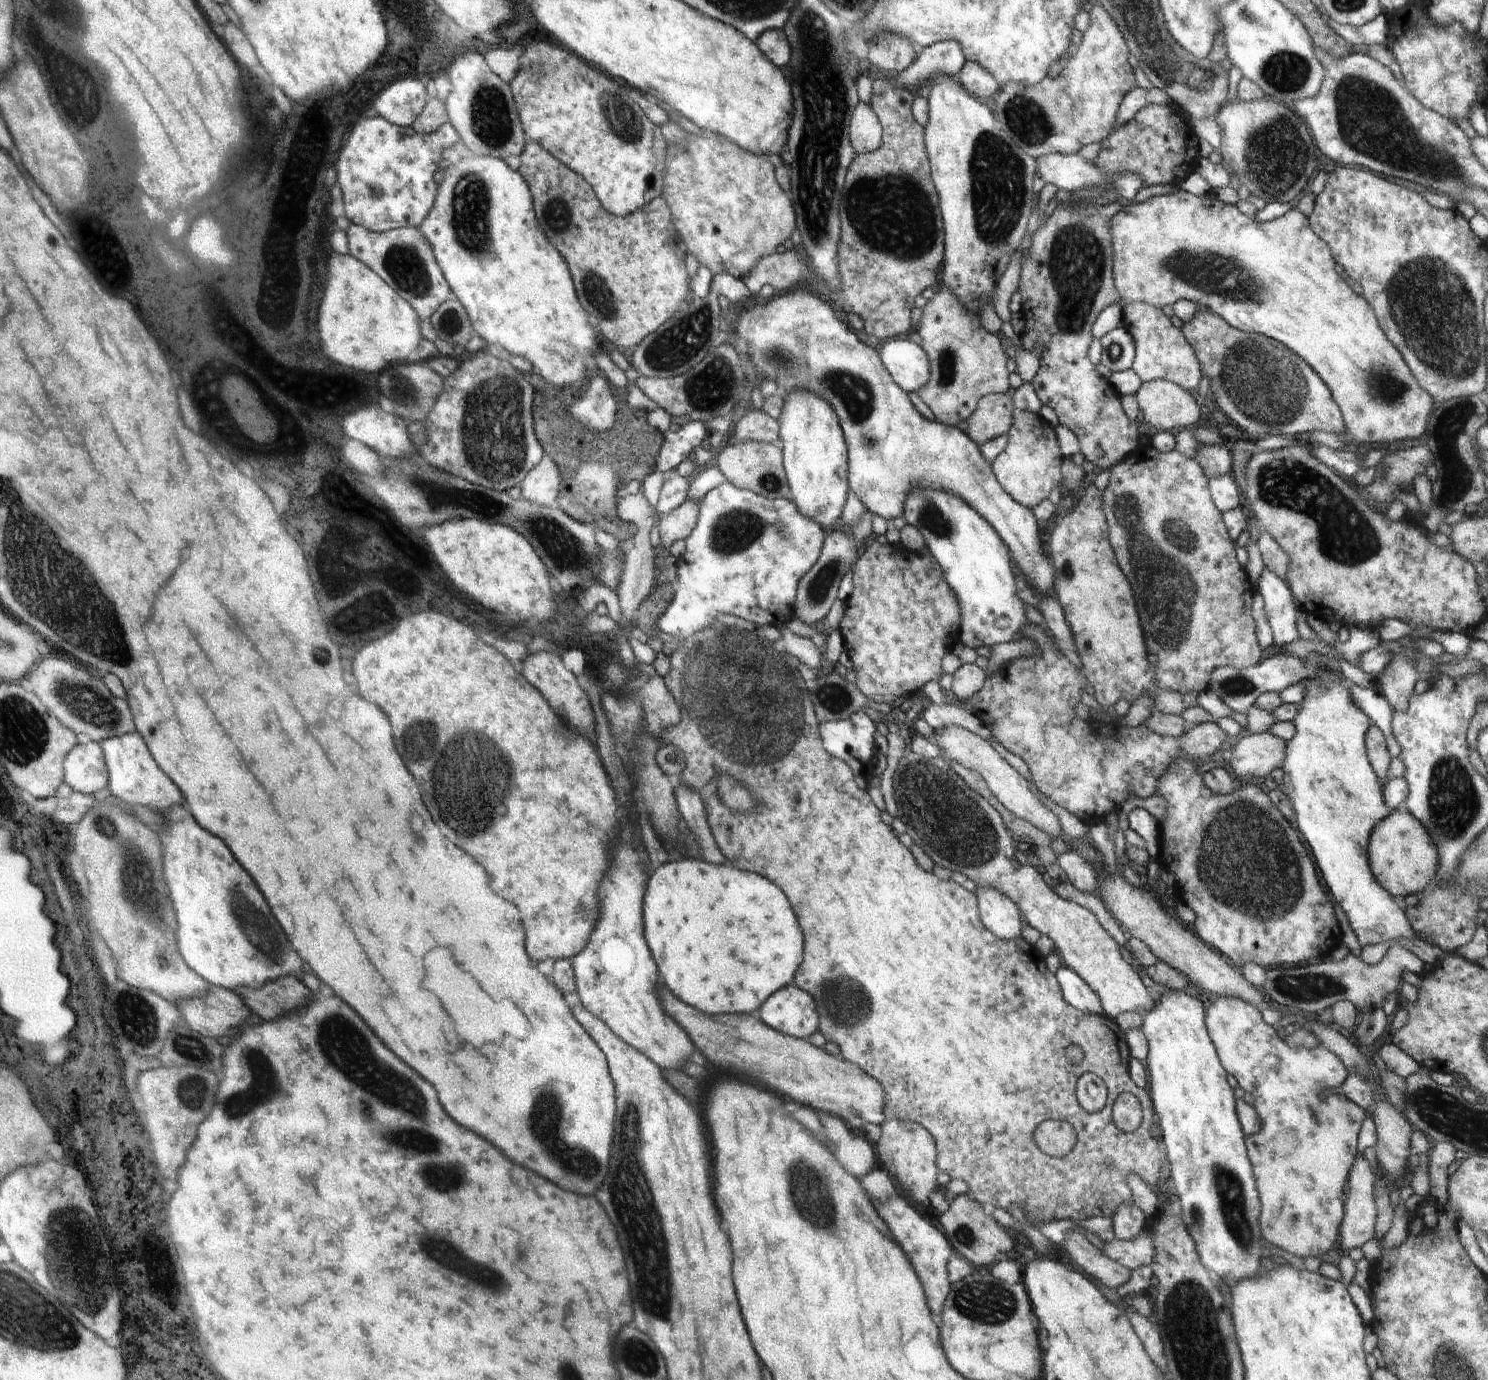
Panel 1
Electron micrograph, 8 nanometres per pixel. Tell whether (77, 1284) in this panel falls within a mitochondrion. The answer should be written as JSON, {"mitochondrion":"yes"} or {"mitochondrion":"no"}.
{"mitochondrion":"yes"}

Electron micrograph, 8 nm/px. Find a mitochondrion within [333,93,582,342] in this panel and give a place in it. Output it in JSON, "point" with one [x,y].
{"point":[471,216]}

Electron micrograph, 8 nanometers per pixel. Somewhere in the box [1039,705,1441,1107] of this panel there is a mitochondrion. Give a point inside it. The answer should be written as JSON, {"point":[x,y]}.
{"point":[1257,866]}

